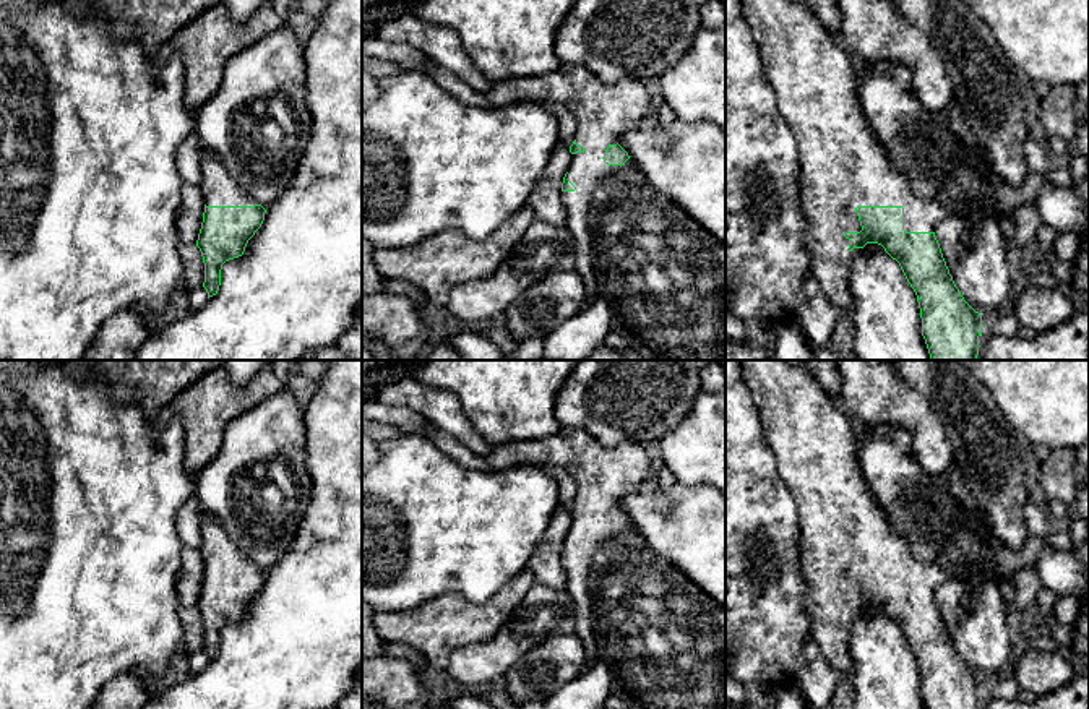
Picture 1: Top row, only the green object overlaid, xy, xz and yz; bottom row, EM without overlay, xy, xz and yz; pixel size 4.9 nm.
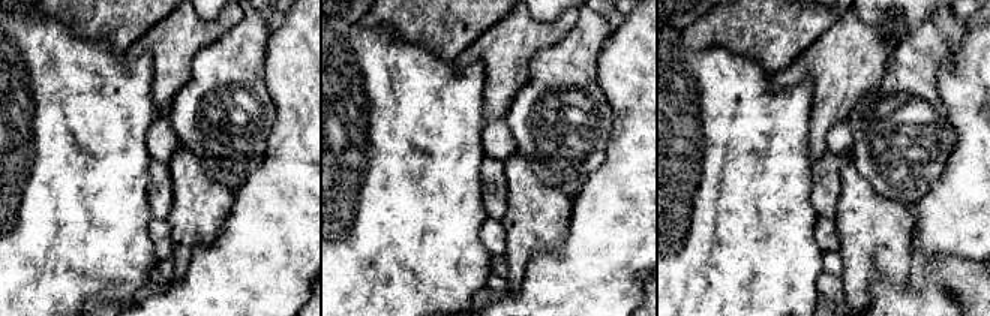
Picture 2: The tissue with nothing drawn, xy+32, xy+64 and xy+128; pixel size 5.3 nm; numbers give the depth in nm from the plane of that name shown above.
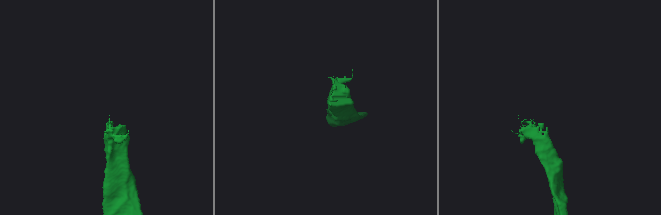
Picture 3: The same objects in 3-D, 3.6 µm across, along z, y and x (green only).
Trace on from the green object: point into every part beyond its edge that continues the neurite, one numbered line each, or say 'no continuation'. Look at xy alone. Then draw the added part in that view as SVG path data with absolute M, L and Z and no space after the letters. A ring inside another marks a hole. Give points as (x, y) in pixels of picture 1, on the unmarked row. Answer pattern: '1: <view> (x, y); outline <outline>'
1: xy (218, 550); outline M203 511L201 556L206 569L253 569L258 568L226 534L221 522Z

